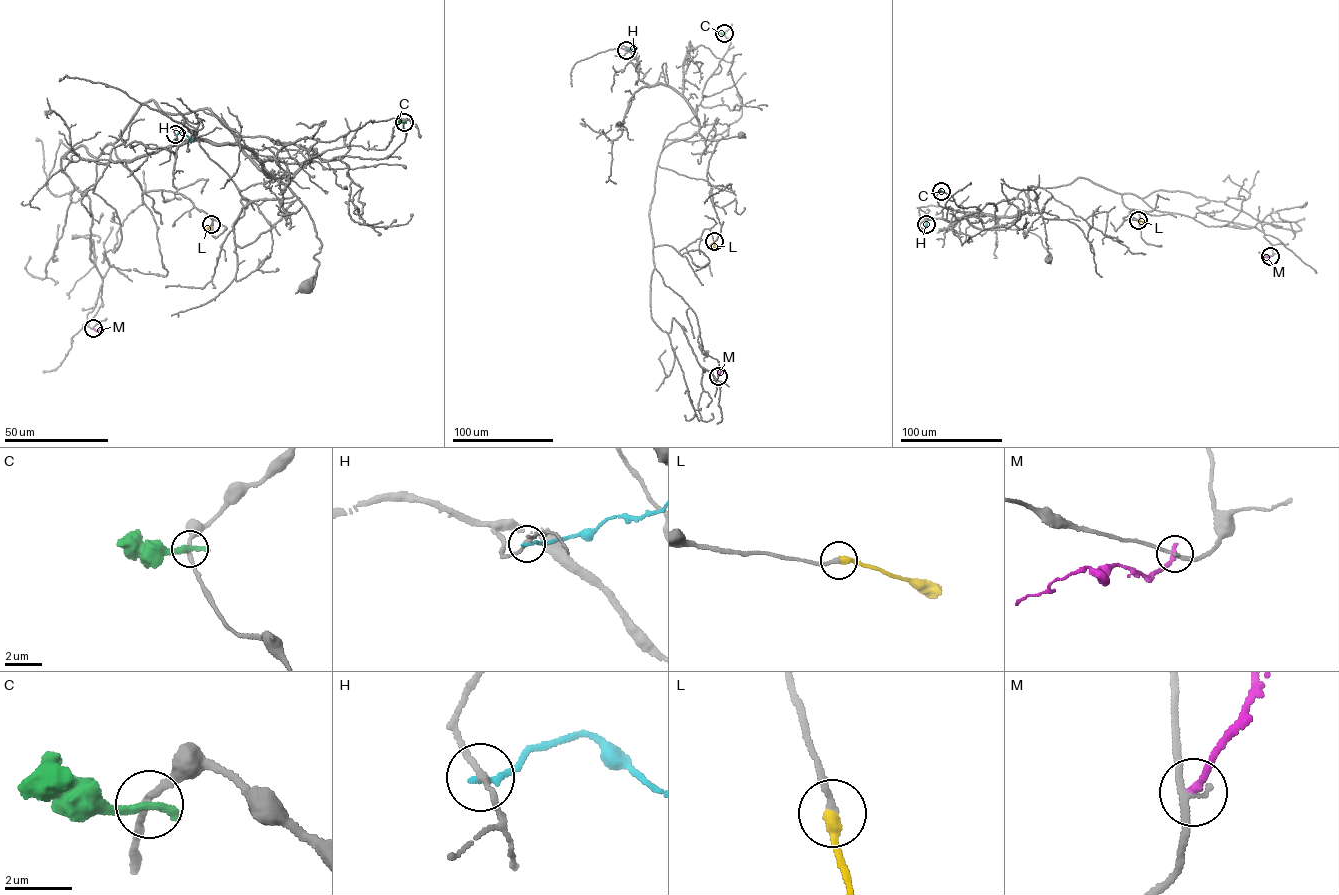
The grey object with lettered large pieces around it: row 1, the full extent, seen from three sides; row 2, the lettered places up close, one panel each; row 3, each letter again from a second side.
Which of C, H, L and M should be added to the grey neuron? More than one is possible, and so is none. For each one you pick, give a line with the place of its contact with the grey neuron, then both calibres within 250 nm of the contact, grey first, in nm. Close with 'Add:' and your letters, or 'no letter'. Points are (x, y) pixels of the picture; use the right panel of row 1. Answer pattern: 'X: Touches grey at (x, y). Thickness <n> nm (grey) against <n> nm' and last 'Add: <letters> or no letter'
L: Touches grey at (1138, 220). Thickness 180 nm (grey) against 340 nm
Add: L

